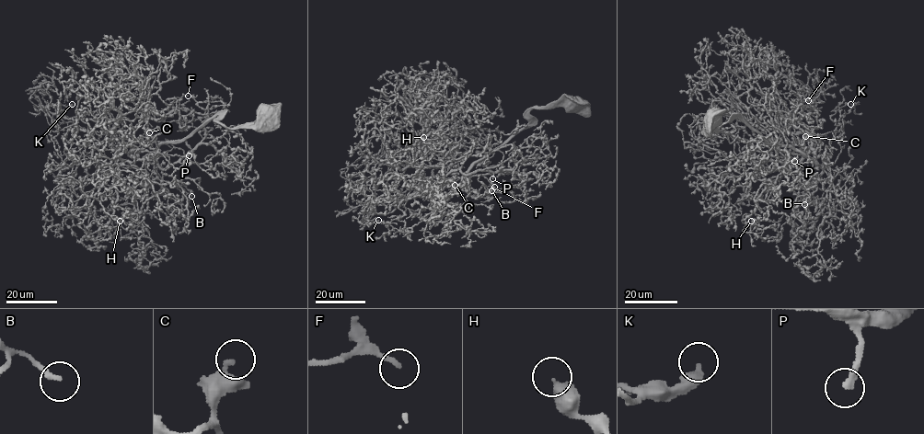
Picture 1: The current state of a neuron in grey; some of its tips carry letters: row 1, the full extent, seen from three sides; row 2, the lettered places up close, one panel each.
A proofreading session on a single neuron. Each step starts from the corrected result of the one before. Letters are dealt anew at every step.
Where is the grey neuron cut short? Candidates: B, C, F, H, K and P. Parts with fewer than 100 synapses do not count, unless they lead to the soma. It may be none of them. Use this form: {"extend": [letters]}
{"extend": ["P"]}

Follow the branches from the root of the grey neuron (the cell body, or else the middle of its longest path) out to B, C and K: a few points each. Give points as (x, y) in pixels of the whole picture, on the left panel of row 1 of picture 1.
B: (263, 115), (236, 128), (225, 128), (216, 115), (146, 157), (128, 154), (152, 152), (163, 179), (191, 196)
C: (263, 115), (236, 128), (225, 128), (216, 115), (141, 158), (131, 147), (122, 146), (146, 140), (149, 132)
K: (263, 115), (236, 128), (225, 128), (216, 115), (141, 158), (112, 134), (84, 129), (55, 108), (72, 104)

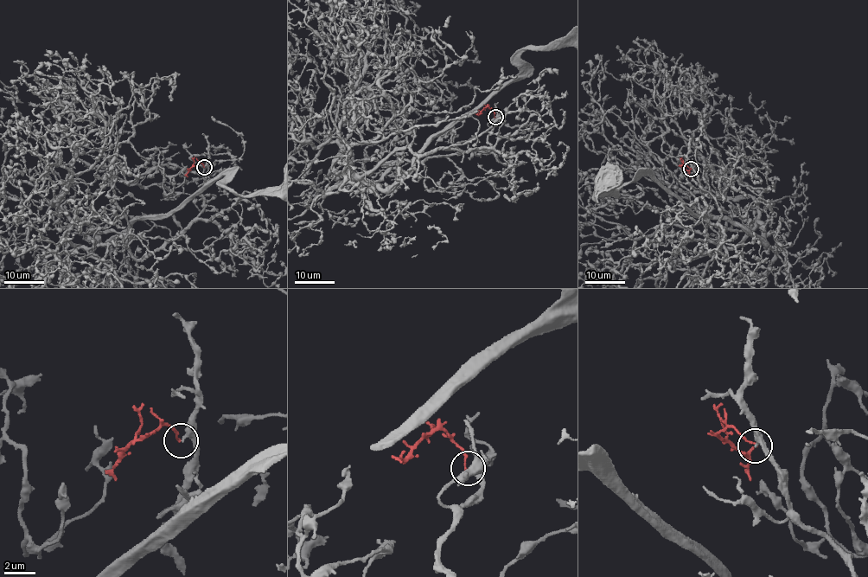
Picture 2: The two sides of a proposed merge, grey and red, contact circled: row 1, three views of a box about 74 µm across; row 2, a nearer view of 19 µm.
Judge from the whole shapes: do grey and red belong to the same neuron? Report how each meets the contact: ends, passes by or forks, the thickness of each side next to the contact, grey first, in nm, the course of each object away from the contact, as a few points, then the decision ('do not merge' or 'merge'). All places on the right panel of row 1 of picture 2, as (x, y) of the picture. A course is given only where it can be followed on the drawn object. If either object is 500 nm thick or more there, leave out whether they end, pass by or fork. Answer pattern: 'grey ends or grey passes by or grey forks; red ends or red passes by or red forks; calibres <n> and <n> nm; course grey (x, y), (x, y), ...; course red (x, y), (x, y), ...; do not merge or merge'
grey passes by; red ends; calibres 240 and 140 nm; course grey (691, 169), (718, 204), (722, 253), (726, 230), (765, 245), (698, 217), (647, 175), (615, 195), (608, 177); course red (691, 169), (684, 163), (681, 166), (689, 172), (689, 177); do not merge

